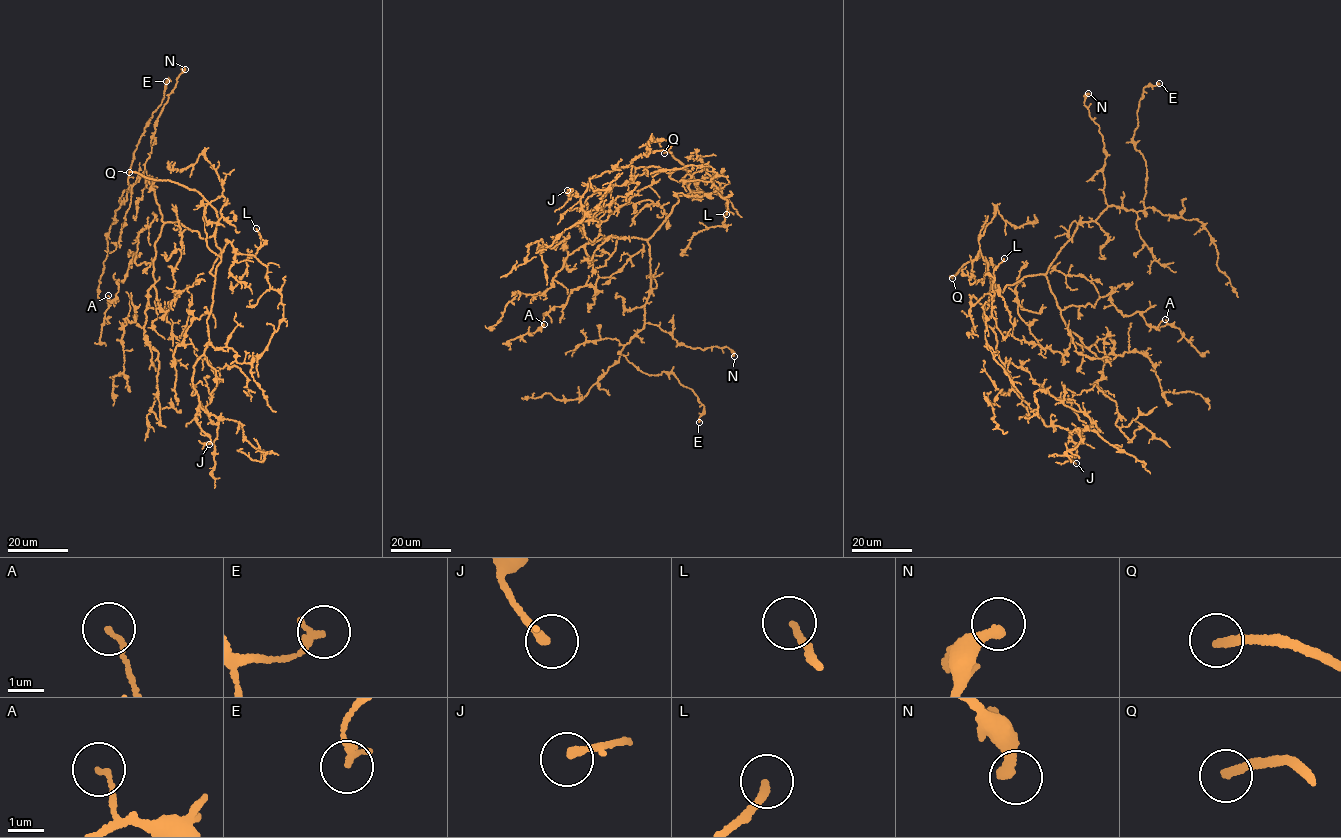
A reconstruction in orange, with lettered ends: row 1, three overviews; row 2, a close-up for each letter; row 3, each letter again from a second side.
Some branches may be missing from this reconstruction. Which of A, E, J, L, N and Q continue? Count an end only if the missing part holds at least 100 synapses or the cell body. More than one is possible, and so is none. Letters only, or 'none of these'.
Q

